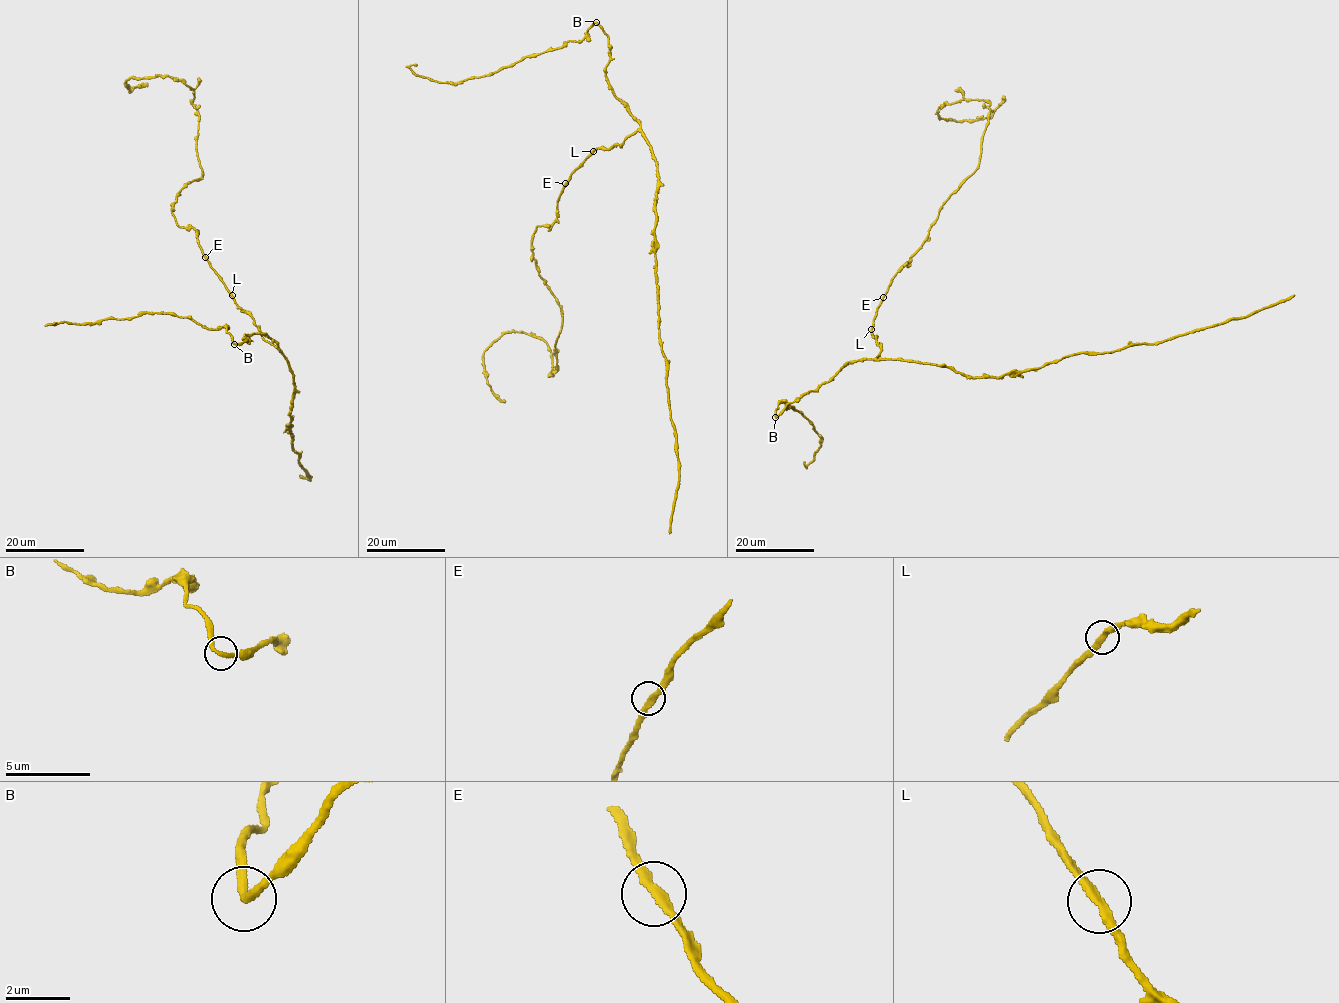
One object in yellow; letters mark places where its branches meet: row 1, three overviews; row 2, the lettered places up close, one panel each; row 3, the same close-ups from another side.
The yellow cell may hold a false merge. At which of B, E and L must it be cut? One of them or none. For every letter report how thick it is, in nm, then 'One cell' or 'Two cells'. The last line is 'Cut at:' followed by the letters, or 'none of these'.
B: Thickness 240 nm. One cell
E: Thickness 260 nm. One cell
L: Thickness 240 nm. One cell
Cut at: none of these

